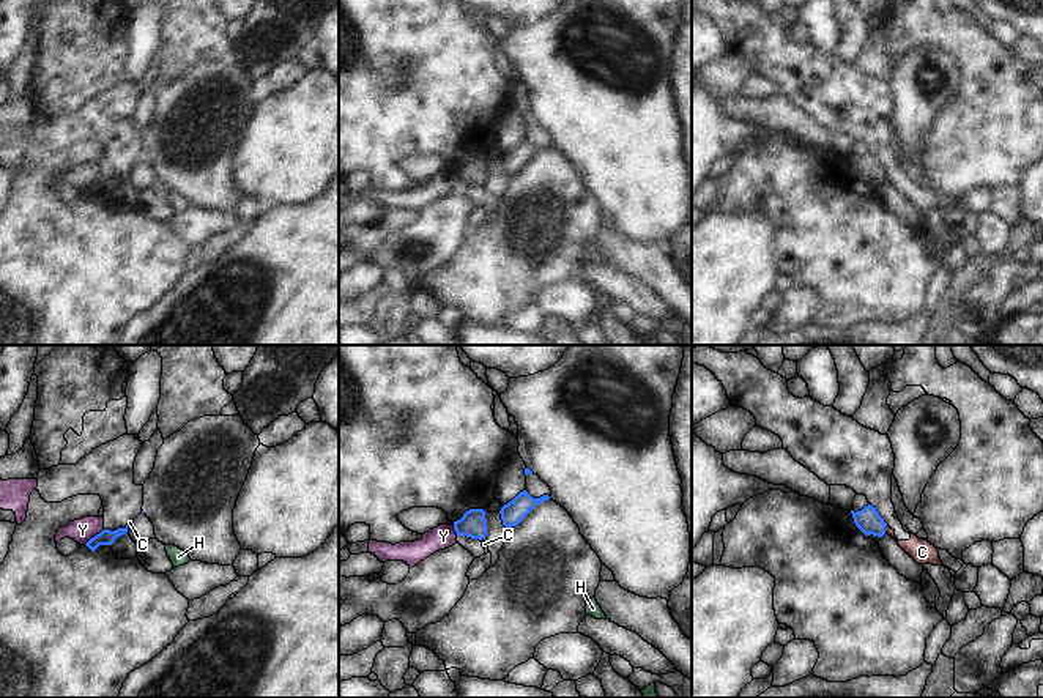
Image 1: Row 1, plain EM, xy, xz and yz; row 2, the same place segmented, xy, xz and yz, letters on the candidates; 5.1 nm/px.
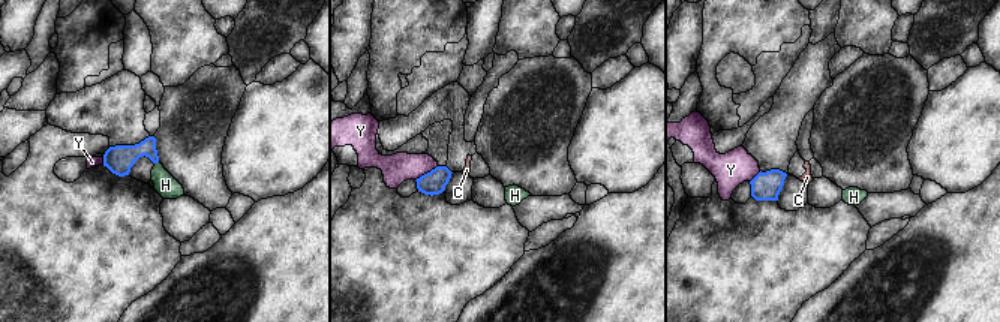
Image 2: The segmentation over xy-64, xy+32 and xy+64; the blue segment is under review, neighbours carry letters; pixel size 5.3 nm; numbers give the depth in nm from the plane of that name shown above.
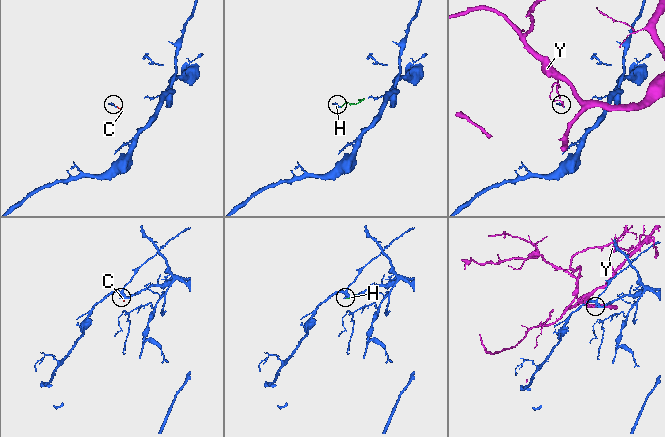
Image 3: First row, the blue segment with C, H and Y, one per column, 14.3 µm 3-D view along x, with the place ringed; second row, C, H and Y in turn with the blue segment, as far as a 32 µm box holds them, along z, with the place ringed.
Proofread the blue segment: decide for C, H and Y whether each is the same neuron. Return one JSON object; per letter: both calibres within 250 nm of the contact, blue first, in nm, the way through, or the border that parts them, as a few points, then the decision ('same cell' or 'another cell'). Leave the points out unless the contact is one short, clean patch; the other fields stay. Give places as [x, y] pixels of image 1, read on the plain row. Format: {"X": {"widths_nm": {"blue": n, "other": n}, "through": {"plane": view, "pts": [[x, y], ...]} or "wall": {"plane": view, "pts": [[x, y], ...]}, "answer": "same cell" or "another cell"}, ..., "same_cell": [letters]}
{"C": {"widths_nm": {"blue": 130, "other": 120}, "wall": {"plane": "yz", "pts": [[887, 172], [884, 178]]}, "answer": "another cell"}, "H": {"widths_nm": {"blue": 120, "other": 20}, "through": {"plane": "xz", "pts": [[512, 159], [511, 172], [511, 174]]}, "answer": "same cell"}, "Y": {"widths_nm": {"blue": 80, "other": 120}, "wall": {"plane": "xy", "pts": [[103, 175], [85, 191]]}, "answer": "another cell"}, "same_cell": ["H"]}

